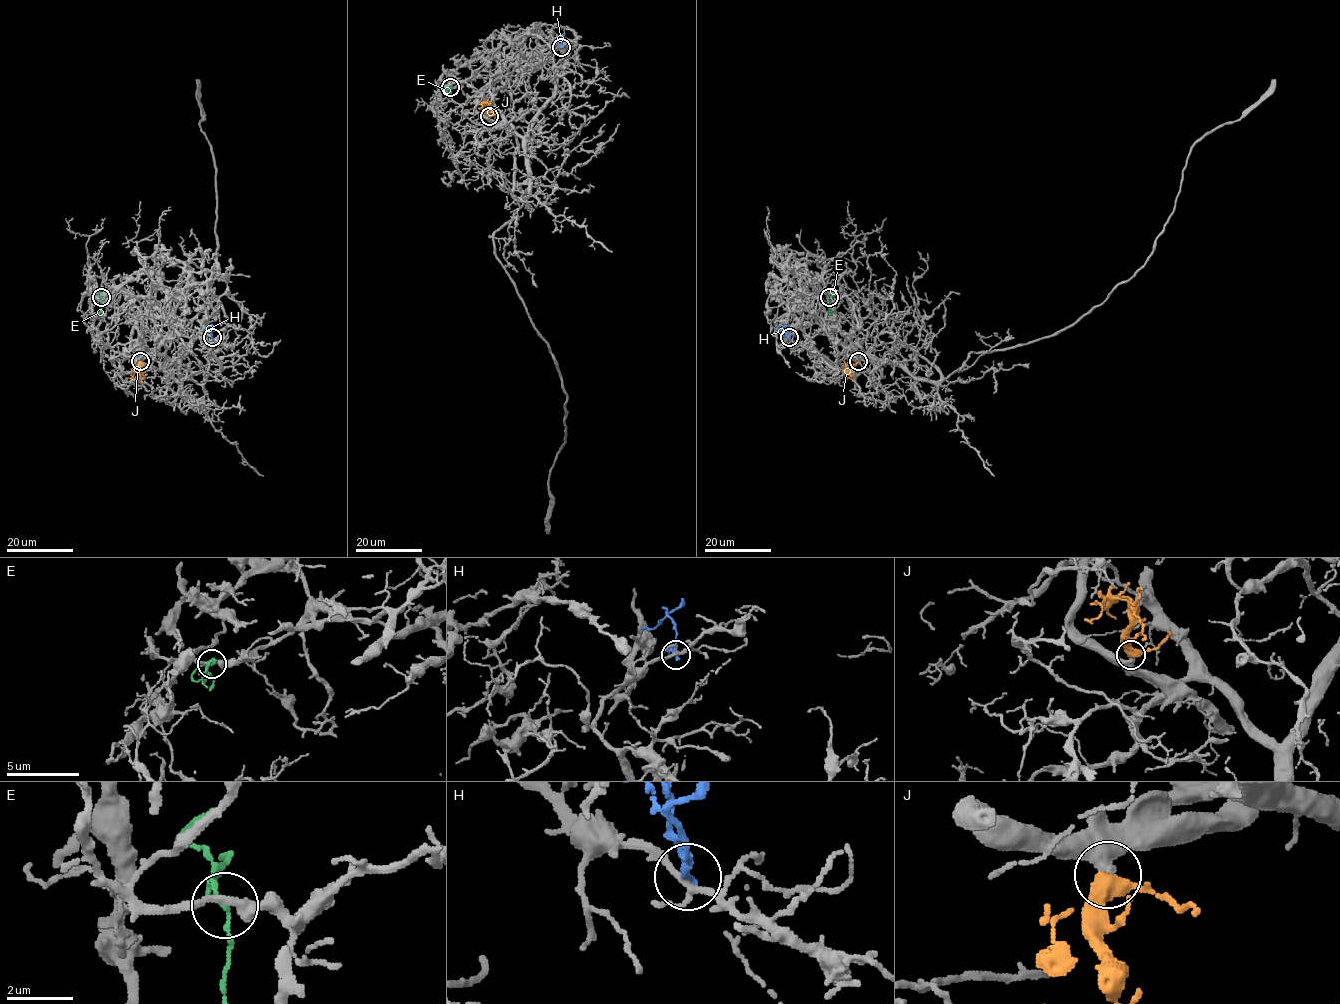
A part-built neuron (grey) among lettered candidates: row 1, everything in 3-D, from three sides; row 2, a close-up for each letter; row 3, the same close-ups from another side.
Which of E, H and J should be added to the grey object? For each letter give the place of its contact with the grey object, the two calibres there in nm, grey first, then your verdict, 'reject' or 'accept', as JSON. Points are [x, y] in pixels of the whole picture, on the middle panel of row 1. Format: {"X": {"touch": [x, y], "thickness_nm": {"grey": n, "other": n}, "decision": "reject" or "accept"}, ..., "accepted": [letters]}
{"E": {"touch": [450, 87], "thickness_nm": {"grey": 300, "other": 110}, "decision": "reject"}, "H": {"touch": [561, 47], "thickness_nm": {"grey": 150, "other": 170}, "decision": "reject"}, "J": {"touch": [489, 116], "thickness_nm": {"grey": 440, "other": 440}, "decision": "reject"}, "accepted": []}

